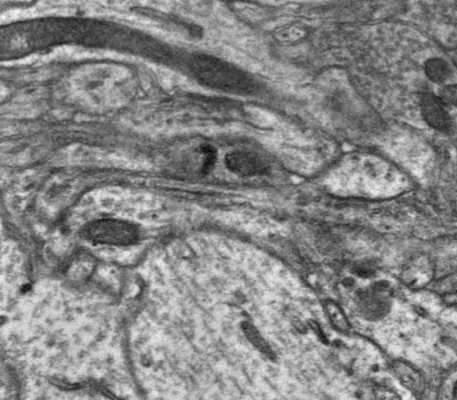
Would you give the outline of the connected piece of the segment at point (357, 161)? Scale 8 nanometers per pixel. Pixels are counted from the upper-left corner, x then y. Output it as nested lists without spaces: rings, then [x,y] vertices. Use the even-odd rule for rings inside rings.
[[[345,147],[340,158],[331,166],[312,179],[327,194],[338,198],[359,198],[366,200],[386,200],[397,197],[404,192],[412,190],[416,185],[411,177],[394,163],[373,150]]]

